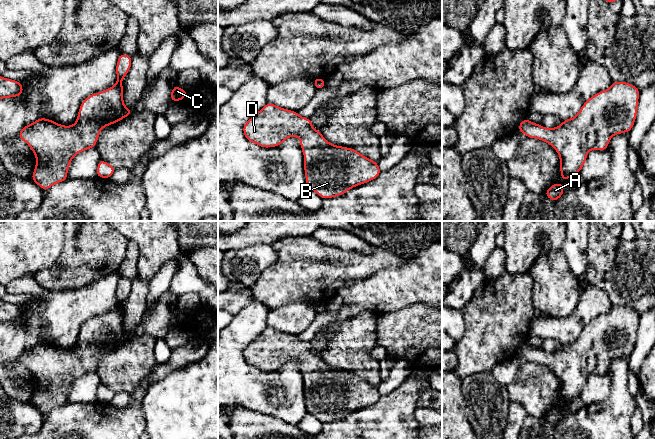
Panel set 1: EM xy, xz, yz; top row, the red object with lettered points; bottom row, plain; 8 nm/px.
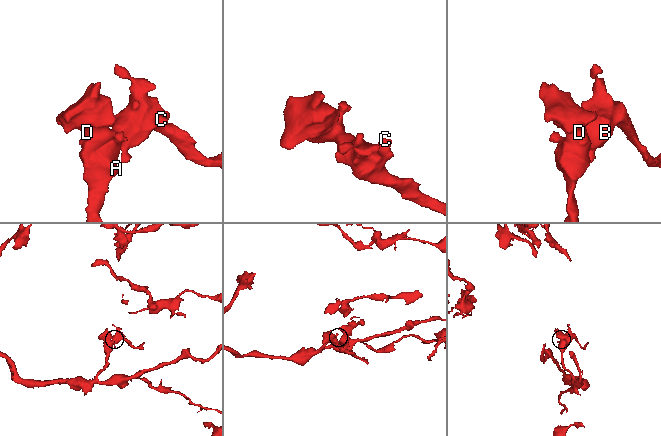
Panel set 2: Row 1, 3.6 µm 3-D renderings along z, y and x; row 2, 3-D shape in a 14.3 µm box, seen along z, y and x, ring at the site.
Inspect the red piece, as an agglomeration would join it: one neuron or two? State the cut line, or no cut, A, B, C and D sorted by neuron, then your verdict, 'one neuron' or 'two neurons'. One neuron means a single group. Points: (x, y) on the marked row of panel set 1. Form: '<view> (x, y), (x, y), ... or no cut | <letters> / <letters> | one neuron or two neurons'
no cut | A B C D | one neuron

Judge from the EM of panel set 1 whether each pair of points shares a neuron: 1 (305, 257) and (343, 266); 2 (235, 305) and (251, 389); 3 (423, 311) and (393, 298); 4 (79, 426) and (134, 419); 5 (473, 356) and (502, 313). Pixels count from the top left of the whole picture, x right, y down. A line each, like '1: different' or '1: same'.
1: same
2: different
3: different
4: same
5: same

